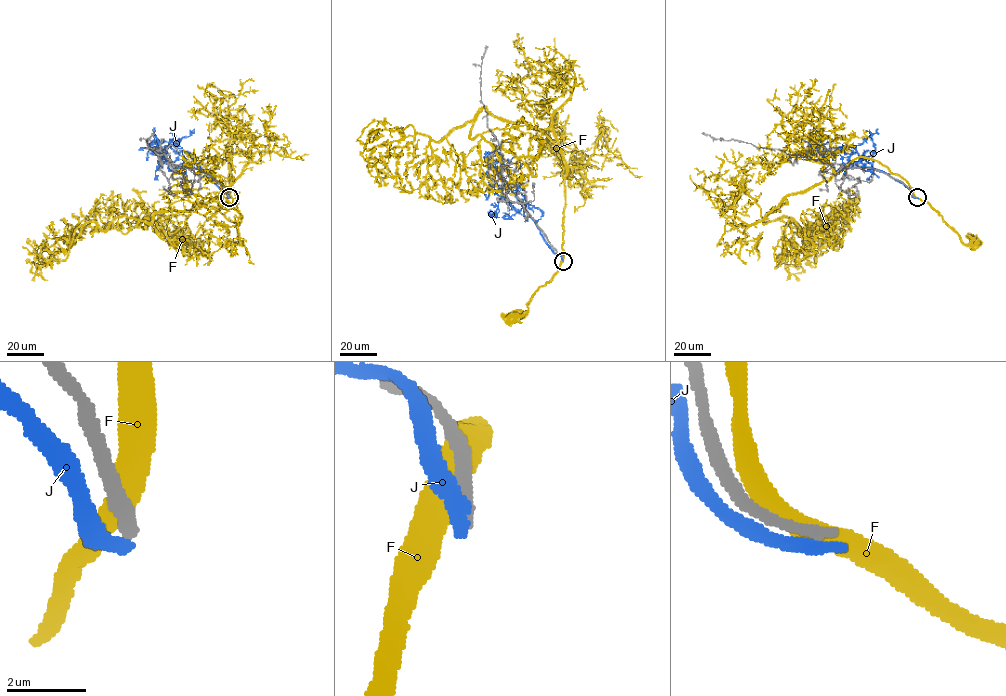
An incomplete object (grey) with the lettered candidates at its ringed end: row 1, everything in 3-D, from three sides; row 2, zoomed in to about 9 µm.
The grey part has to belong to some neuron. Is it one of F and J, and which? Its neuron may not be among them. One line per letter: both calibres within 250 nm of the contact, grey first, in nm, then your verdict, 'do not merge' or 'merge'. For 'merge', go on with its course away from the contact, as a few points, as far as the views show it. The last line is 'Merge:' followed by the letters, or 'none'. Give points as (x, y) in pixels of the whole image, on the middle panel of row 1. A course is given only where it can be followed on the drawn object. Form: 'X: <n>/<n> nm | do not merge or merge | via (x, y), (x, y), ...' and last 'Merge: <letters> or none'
F: 280/480 nm | do not merge
J: 320/440 nm | do not merge
Merge: none

